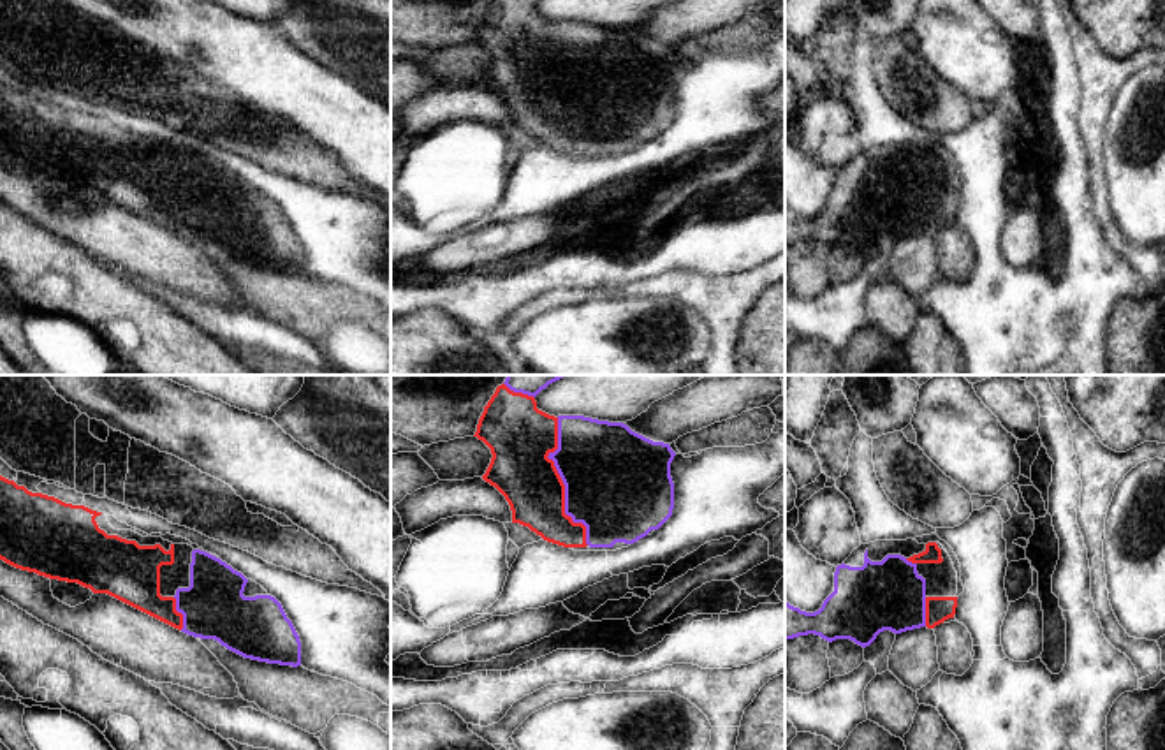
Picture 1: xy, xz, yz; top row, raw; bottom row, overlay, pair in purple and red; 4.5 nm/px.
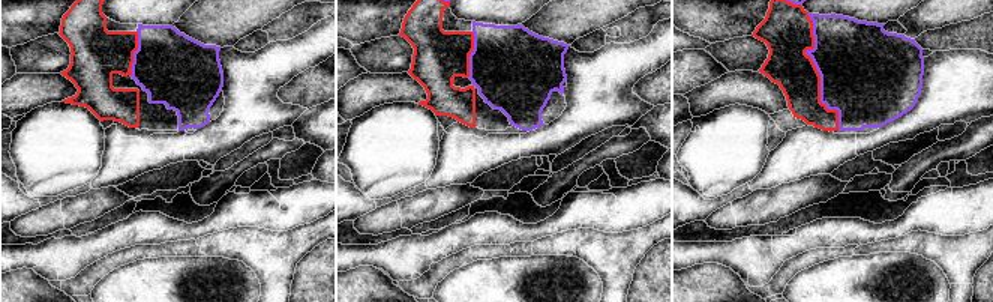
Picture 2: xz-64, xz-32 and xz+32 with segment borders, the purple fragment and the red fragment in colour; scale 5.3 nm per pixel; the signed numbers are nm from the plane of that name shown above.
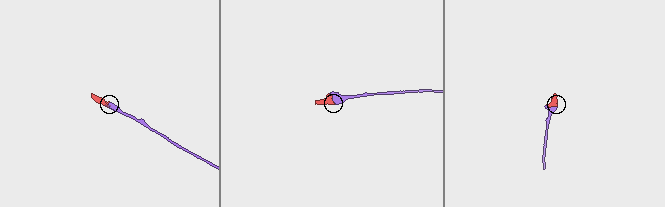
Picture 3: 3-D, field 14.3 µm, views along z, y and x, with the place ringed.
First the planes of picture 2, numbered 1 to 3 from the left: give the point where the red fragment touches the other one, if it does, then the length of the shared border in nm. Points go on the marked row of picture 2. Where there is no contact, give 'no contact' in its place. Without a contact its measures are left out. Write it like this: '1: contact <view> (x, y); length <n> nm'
1: contact xz-64 (134, 53); length 260 nm
2: contact xz-32 (470, 54); length 260 nm
3: contact xz+32 (819, 74); length 650 nm

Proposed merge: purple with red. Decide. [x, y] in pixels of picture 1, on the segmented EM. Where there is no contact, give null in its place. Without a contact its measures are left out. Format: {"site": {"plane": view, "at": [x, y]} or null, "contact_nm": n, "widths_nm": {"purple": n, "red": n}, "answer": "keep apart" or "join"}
{"site": {"plane": "xz", "at": [564, 483]}, "contact_nm": 600, "widths_nm": {"purple": 480, "red": 280}, "answer": "join"}

